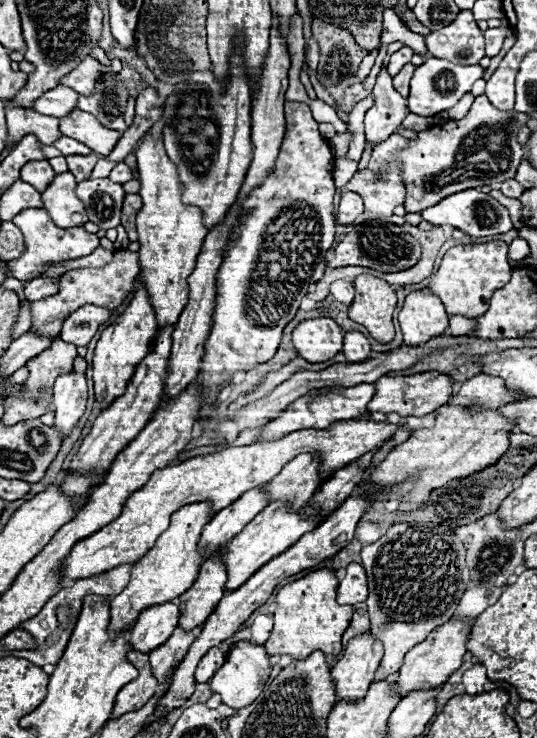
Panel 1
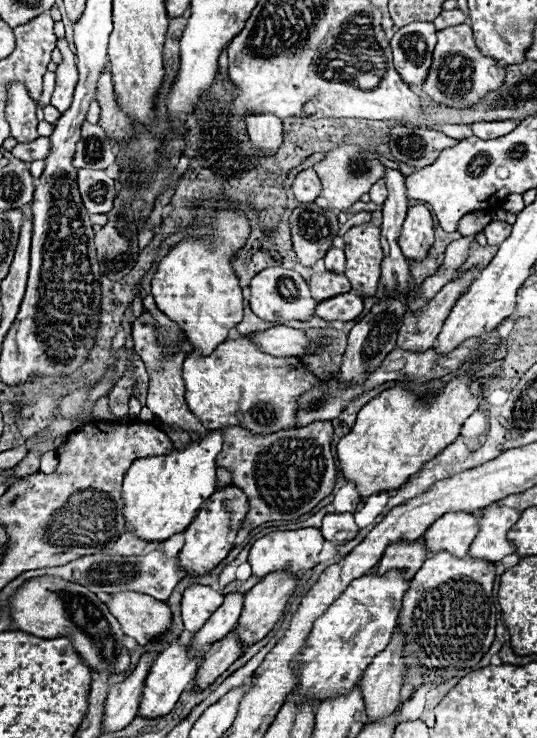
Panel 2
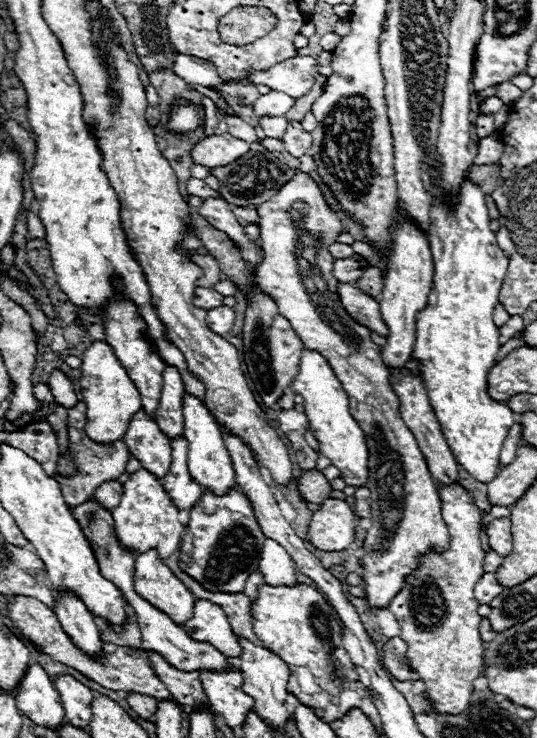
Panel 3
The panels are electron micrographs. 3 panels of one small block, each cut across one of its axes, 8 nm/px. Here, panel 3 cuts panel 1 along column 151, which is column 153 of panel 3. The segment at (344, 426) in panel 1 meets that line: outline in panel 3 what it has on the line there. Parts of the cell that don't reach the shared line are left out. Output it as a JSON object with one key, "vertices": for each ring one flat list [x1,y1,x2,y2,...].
{"vertices":[[144,468,130,474,130,478,122,484,120,504,112,510,114,530,118,532,118,542,124,544,130,552,142,554,150,548,158,552,158,556,168,558,180,548,184,526,178,520,178,508,174,508,170,496,162,488,162,484]]}

